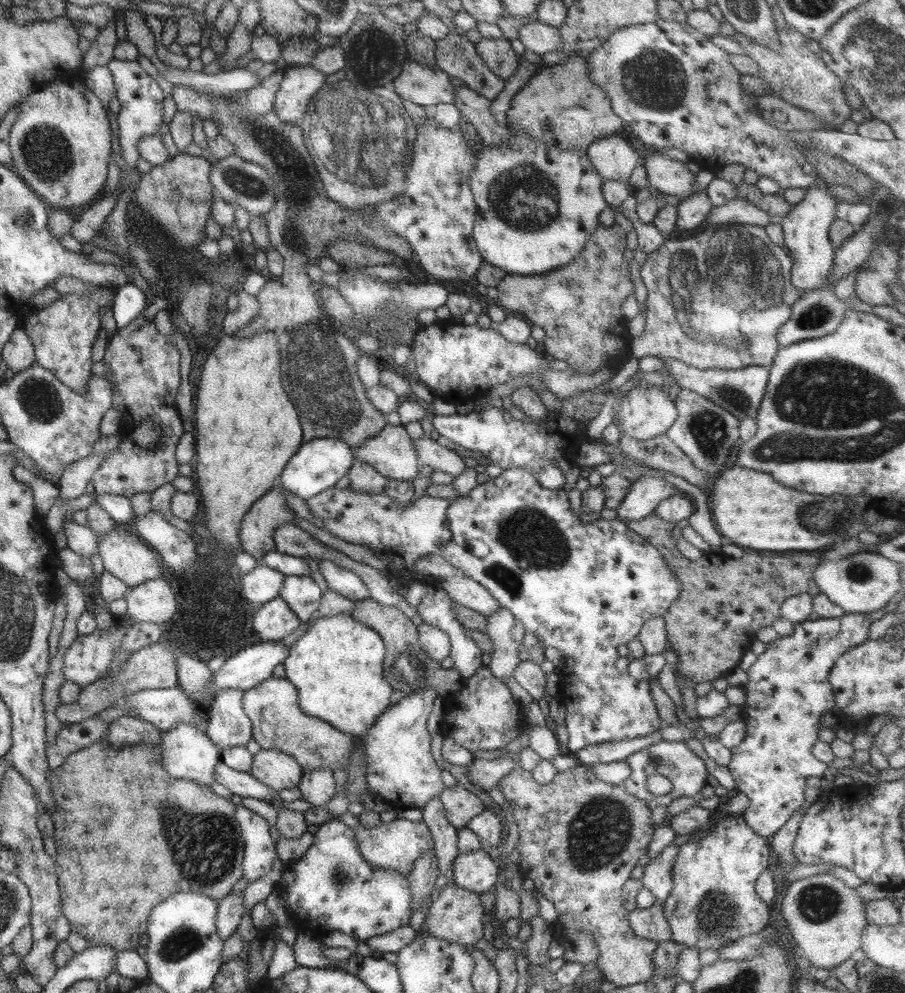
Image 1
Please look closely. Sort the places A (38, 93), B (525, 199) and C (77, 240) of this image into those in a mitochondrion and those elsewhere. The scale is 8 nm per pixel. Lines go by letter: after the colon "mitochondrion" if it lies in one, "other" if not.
A: other
B: mitochondrion
C: other

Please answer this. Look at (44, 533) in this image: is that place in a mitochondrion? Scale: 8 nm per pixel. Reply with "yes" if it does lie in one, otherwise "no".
no

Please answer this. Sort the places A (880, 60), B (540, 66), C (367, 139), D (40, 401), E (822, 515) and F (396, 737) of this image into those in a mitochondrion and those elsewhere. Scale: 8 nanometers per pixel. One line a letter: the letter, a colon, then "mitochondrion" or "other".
A: mitochondrion
B: other
C: mitochondrion
D: mitochondrion
E: mitochondrion
F: other

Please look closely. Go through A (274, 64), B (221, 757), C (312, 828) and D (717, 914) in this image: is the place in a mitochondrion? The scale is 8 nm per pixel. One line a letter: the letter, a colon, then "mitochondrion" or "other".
A: other
B: other
C: other
D: mitochondrion

